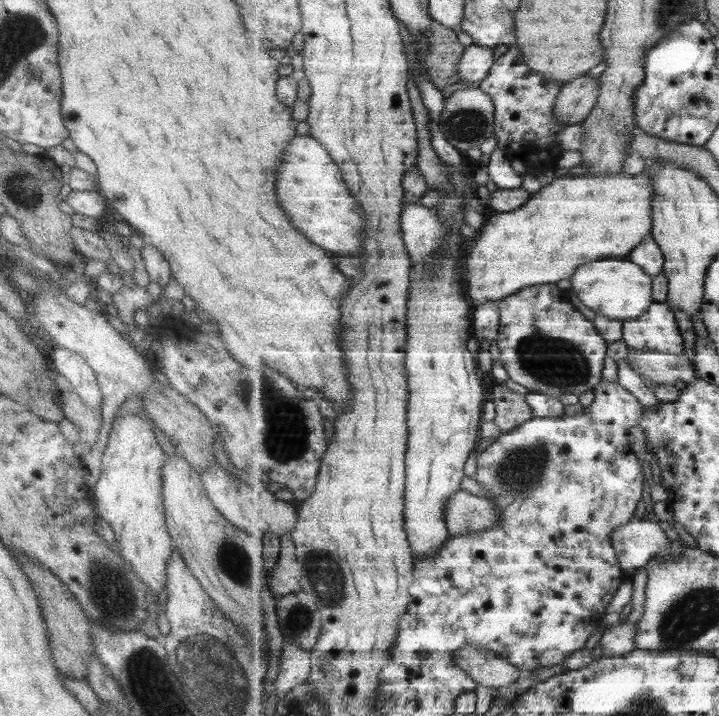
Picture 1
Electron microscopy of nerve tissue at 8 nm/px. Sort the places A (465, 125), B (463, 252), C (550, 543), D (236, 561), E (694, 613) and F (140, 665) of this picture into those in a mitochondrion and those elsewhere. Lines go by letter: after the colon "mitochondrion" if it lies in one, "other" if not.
A: mitochondrion
B: other
C: other
D: mitochondrion
E: mitochondrion
F: mitochondrion

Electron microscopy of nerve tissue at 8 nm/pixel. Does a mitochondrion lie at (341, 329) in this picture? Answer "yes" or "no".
no

